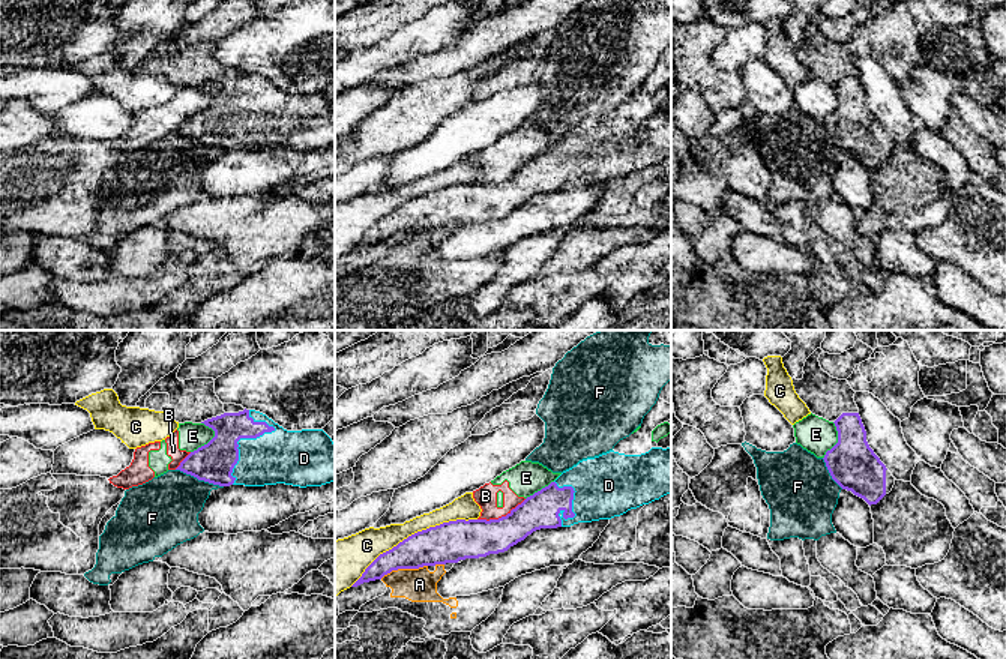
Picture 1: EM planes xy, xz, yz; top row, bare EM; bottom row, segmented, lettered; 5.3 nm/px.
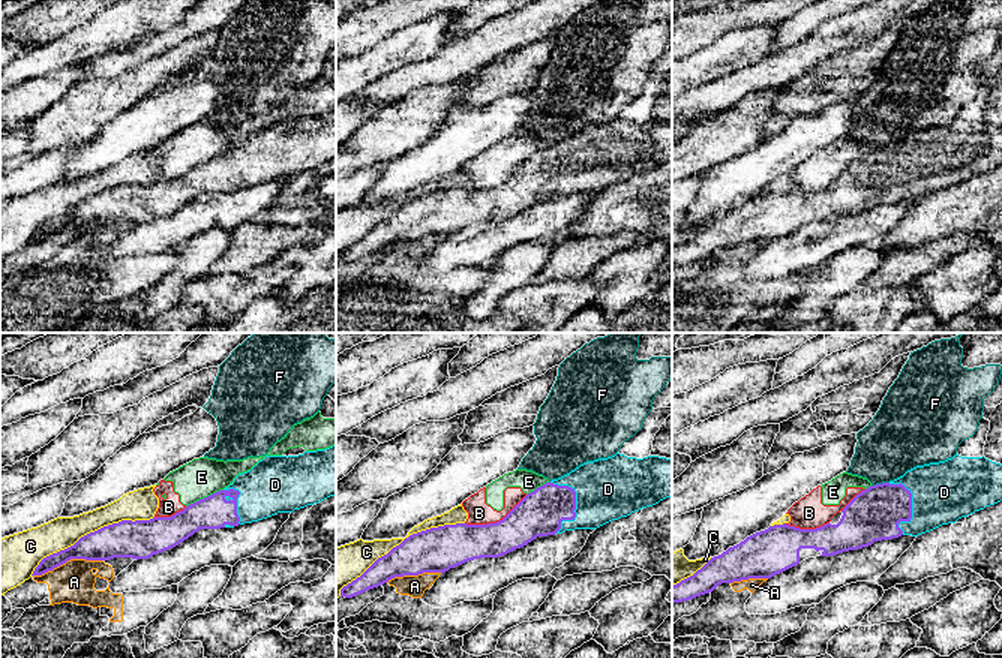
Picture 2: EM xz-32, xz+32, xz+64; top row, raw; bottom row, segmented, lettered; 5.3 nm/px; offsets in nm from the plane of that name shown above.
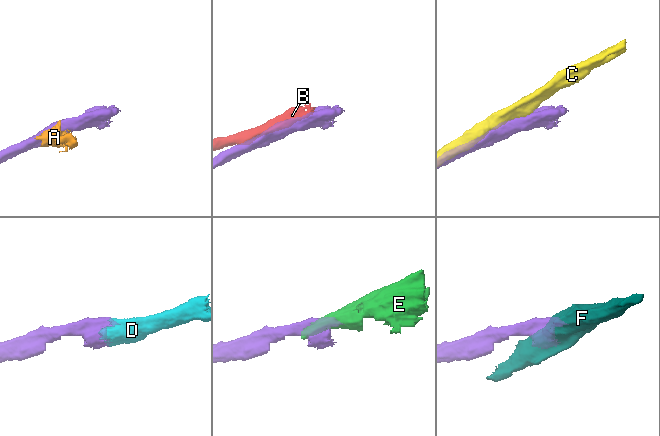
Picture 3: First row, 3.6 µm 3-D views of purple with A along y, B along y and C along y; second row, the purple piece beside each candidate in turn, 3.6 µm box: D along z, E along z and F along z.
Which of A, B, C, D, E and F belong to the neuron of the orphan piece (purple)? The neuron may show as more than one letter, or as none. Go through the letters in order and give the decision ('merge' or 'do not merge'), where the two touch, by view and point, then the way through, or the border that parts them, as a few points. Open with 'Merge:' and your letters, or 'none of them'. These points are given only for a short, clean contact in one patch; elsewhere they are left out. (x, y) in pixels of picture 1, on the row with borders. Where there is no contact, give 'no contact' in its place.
Merge: D
A: do not merge | xz (403, 568) | along xz (427, 565), (392, 569), (380, 578)
B: do not merge | xz (502, 517)
C: do not merge | xz (412, 535)
D: merge | xy (248, 437)
E: do not merge | xy (210, 440) | along xy (203, 422), (213, 431), (213, 436), (191, 452)
F: do not merge | xy (200, 479) | along xy (176, 469), (222, 487)

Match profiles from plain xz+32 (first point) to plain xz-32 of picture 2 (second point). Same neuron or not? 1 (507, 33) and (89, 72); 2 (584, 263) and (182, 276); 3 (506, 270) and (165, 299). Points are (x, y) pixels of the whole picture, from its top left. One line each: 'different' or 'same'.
1: same
2: different
3: same

